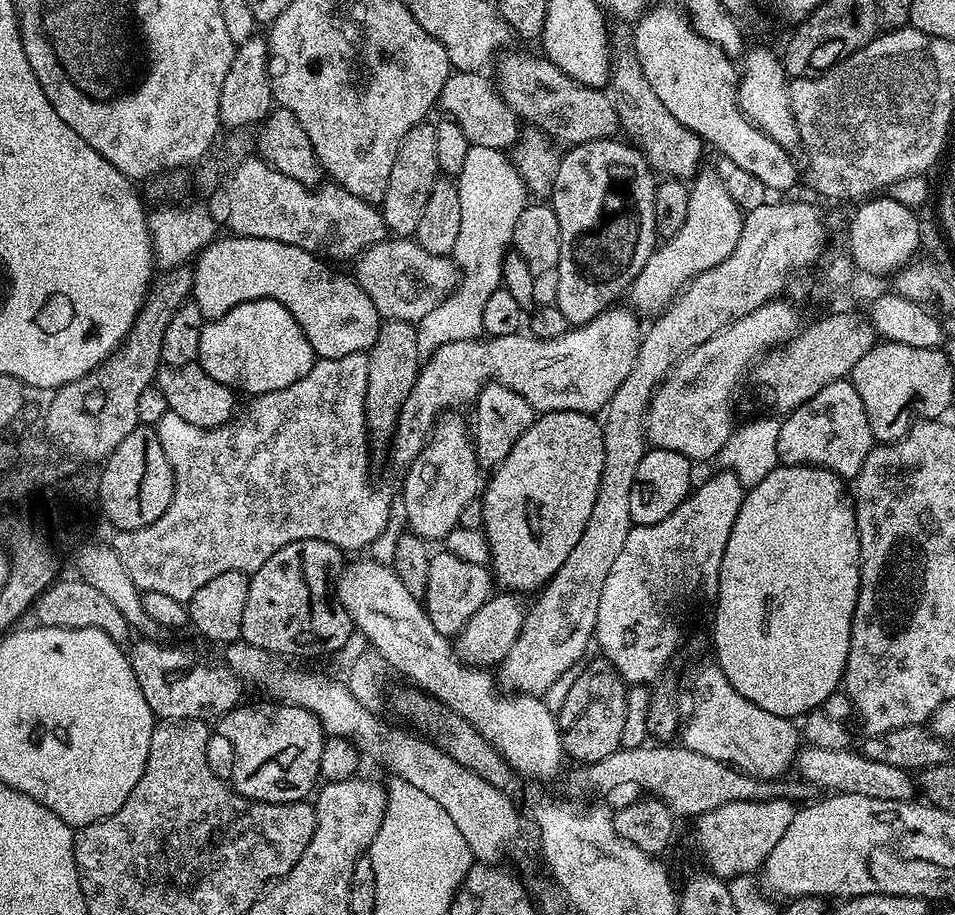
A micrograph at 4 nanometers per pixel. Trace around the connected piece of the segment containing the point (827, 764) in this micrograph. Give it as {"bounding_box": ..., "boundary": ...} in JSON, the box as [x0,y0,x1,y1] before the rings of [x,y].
{"bounding_box":[797,745,918,800],"boundary":[[[807,745],[797,754],[797,773],[801,779],[832,792],[862,794],[879,800],[912,800],[915,797],[918,788],[912,785],[913,773],[909,769],[886,766],[886,762],[870,762],[863,753],[852,751],[850,748],[834,751]]]}

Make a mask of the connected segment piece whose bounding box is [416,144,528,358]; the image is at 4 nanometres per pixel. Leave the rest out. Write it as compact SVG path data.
M469 145L465 165L456 177L461 203L461 229L451 254L459 278L452 294L418 321L419 354L429 357L450 342L479 339L484 333L482 314L494 290L503 283L504 257L518 217L528 205L528 189L514 163L499 148Z

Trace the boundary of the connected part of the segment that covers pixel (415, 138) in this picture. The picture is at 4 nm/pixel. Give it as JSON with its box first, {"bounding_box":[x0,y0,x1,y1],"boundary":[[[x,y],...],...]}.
{"bounding_box":[378,122,441,237],"boundary":[[[432,122],[415,124],[406,130],[406,138],[402,138],[402,146],[398,146],[398,158],[394,158],[394,166],[390,169],[390,182],[386,185],[384,201],[378,205],[385,229],[393,237],[415,237],[422,210],[426,210],[426,202],[430,202],[430,190],[434,190],[436,181],[441,179],[435,129]]]}

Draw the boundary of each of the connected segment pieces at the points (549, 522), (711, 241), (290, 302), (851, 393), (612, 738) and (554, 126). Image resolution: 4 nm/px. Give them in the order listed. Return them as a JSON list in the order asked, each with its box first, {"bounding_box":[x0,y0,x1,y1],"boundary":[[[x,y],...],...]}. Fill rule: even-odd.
[{"bounding_box":[482,412,604,594],"boundary":[[[546,412],[537,415],[536,420],[522,434],[522,438],[518,438],[518,442],[514,442],[510,454],[506,454],[504,461],[491,469],[489,476],[492,477],[489,480],[487,477],[482,488],[484,501],[482,531],[484,537],[488,539],[490,572],[495,583],[501,589],[512,594],[525,594],[524,592],[532,591],[535,593],[537,590],[543,589],[544,585],[552,579],[552,575],[564,565],[566,558],[570,558],[570,550],[574,550],[574,546],[578,546],[578,538],[582,538],[582,534],[586,530],[586,522],[590,522],[590,510],[594,510],[594,502],[598,498],[598,486],[602,482],[602,470],[604,469],[604,430],[601,421],[599,419],[596,421],[596,419],[595,415],[587,412]]]},{"bounding_box":[628,165,743,314],"boundary":[[[705,165],[699,169],[698,174],[704,183],[709,183],[710,202],[702,208],[702,186],[698,180],[693,181],[689,187],[686,220],[682,228],[678,230],[678,234],[669,237],[653,249],[650,258],[647,259],[645,266],[629,288],[628,299],[630,298],[633,304],[631,307],[639,313],[654,312],[653,314],[656,314],[663,311],[689,280],[724,261],[737,245],[743,224],[743,211],[740,212],[714,167]]]},{"bounding_box":[191,234,382,360],"boundary":[[[235,234],[225,237],[225,240],[217,238],[211,244],[207,244],[194,260],[191,299],[200,307],[203,316],[224,316],[230,310],[234,310],[234,306],[251,300],[276,300],[282,306],[286,306],[286,310],[290,310],[290,314],[299,322],[317,357],[325,360],[342,358],[355,352],[367,353],[371,348],[374,338],[378,338],[382,317],[366,290],[362,290],[355,278],[335,272],[330,265],[320,261],[323,259],[317,253],[307,252],[293,244]]]},{"bounding_box":[778,379,874,478],"boundary":[[[851,379],[835,380],[830,382],[830,386],[822,386],[822,390],[814,394],[814,398],[791,409],[785,416],[788,417],[780,420],[778,432],[780,464],[814,464],[837,472],[841,478],[855,478],[862,470],[862,462],[866,462],[866,454],[870,454],[874,446],[874,437],[866,418],[866,406],[862,406],[862,398],[858,398],[858,390],[854,390]]]},{"bounding_box":[558,662,628,765],"boundary":[[[607,662],[580,668],[566,702],[562,702],[558,713],[560,741],[565,753],[581,765],[593,764],[620,749],[622,729],[626,718],[626,694],[628,688],[615,668]]]},{"bounding_box":[498,54,621,146],"boundary":[[[538,54],[534,57],[524,56],[510,59],[504,68],[504,73],[500,76],[500,84],[498,80],[498,91],[517,117],[526,122],[529,120],[529,125],[535,126],[553,141],[561,140],[564,146],[585,144],[591,140],[607,140],[621,131],[620,116],[616,113],[613,97],[607,91],[587,88],[585,84],[571,80],[565,72],[558,70],[558,66],[554,66],[551,60]]]}]

